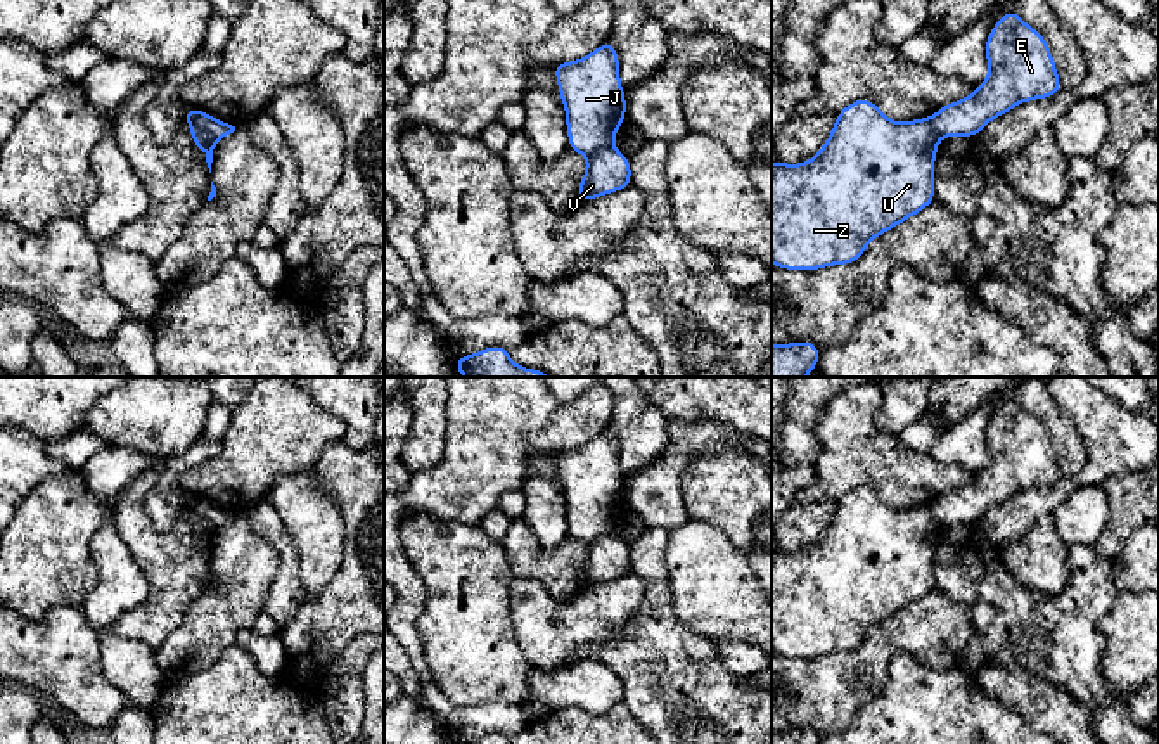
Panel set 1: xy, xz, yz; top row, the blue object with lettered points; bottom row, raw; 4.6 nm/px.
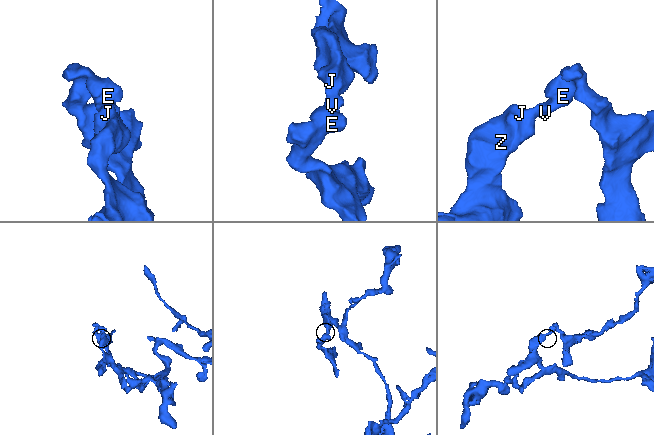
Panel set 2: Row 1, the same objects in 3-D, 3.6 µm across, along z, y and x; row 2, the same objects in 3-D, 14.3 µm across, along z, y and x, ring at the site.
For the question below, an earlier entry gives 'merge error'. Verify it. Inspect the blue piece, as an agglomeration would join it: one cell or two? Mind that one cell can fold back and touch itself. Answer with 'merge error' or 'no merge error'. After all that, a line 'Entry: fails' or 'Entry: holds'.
merge error
Entry: holds

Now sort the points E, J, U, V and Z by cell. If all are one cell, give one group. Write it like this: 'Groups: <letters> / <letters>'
Groups: E V / J U Z

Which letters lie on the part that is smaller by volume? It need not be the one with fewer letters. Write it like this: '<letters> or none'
E, V

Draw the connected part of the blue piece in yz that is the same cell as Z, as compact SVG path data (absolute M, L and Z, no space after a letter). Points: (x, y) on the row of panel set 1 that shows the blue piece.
M870 99L848 104L816 156L801 164L772 163L772 263L782 270L822 270L858 261L868 242L934 202L934 163L939 138L931 118L896 123Z

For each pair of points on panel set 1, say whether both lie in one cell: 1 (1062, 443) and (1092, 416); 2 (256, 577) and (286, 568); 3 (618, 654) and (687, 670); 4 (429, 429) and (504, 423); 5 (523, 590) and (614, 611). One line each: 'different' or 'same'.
1: different
2: different
3: same
4: different
5: same

